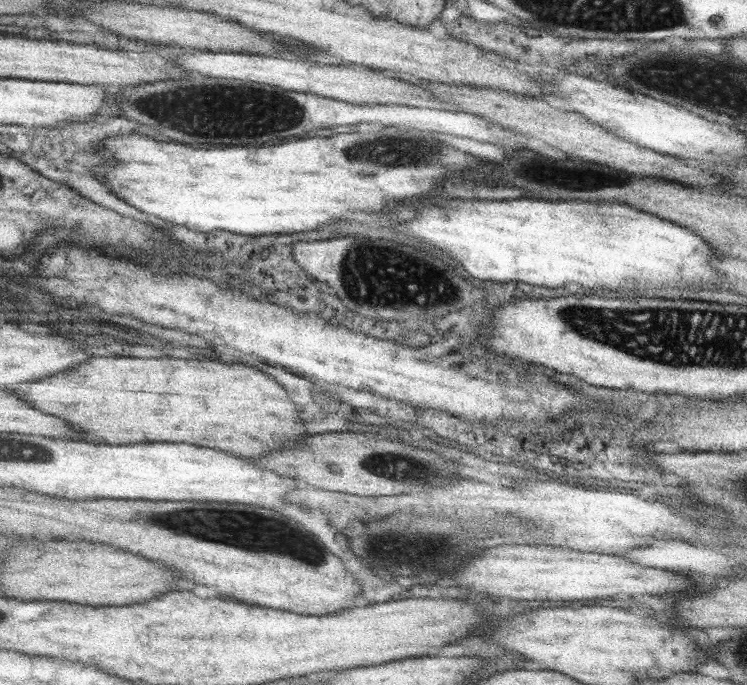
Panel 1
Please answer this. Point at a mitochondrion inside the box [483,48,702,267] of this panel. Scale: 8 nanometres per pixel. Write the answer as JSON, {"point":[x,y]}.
{"point":[659,76]}

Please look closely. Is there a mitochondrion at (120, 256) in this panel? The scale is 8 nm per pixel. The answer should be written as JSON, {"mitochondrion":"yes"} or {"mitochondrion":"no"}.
{"mitochondrion":"no"}

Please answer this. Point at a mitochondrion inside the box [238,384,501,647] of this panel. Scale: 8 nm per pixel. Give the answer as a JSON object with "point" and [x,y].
{"point":[414,546]}

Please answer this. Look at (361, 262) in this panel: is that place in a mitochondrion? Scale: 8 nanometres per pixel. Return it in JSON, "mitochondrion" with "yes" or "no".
{"mitochondrion":"yes"}

